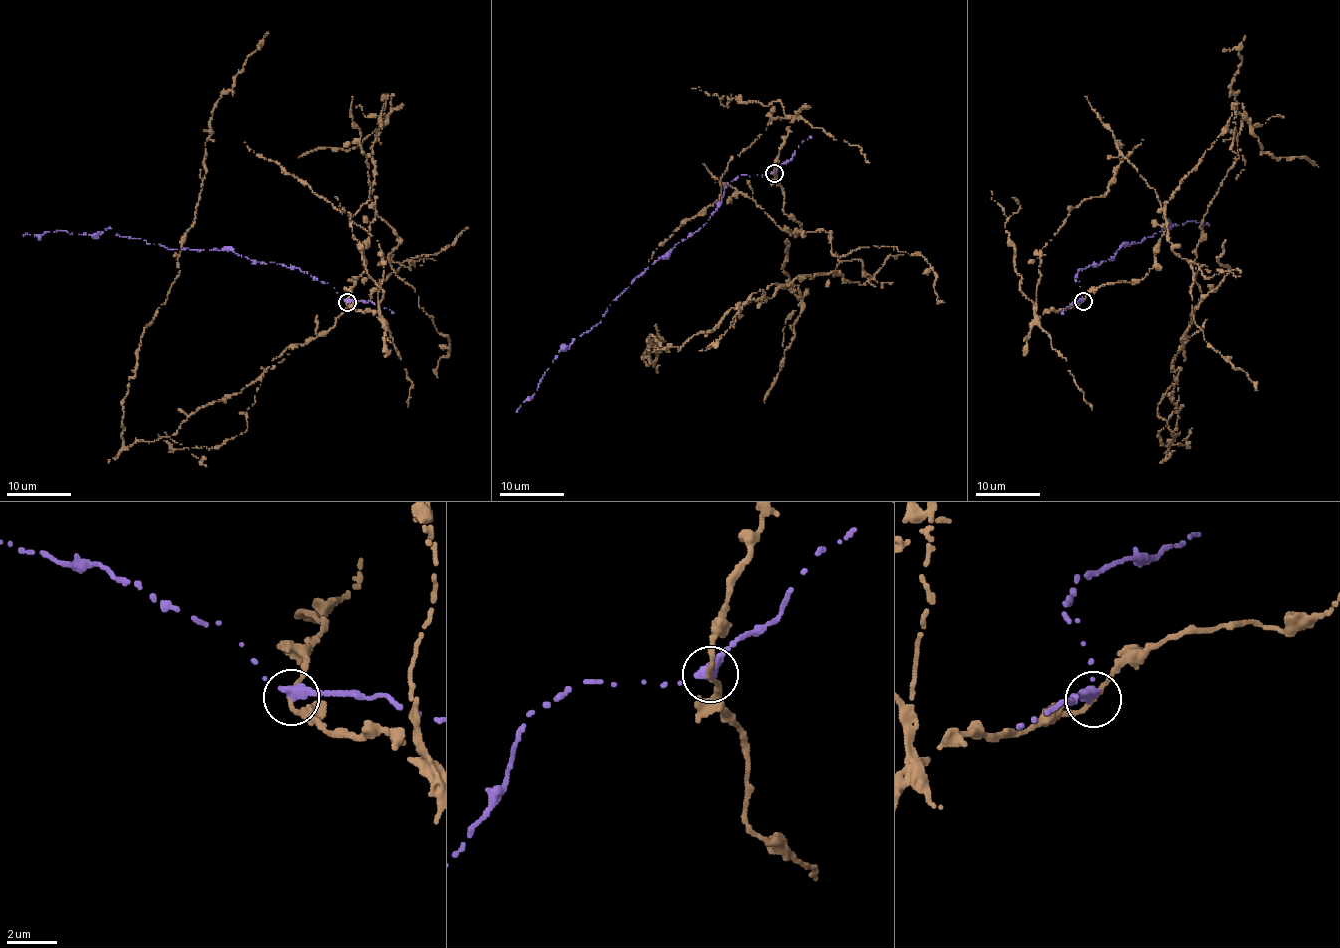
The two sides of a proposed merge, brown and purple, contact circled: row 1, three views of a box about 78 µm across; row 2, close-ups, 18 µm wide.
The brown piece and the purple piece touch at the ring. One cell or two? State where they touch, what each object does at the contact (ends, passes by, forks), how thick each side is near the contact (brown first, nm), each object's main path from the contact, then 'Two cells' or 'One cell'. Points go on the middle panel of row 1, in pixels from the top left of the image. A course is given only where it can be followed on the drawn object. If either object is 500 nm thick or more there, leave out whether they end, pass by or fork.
Place: (774, 173). Thickness 160 nm (brown) against 500 nm. Course of brown: (775, 173), (795, 237), (831, 232), (867, 281), (772, 284), (679, 348), (650, 334), (646, 364), (665, 341). Course of purple: (775, 172), (741, 175), (726, 186), (721, 203), (706, 223), (642, 272), (597, 324), (562, 349), (516, 411). Two cells

